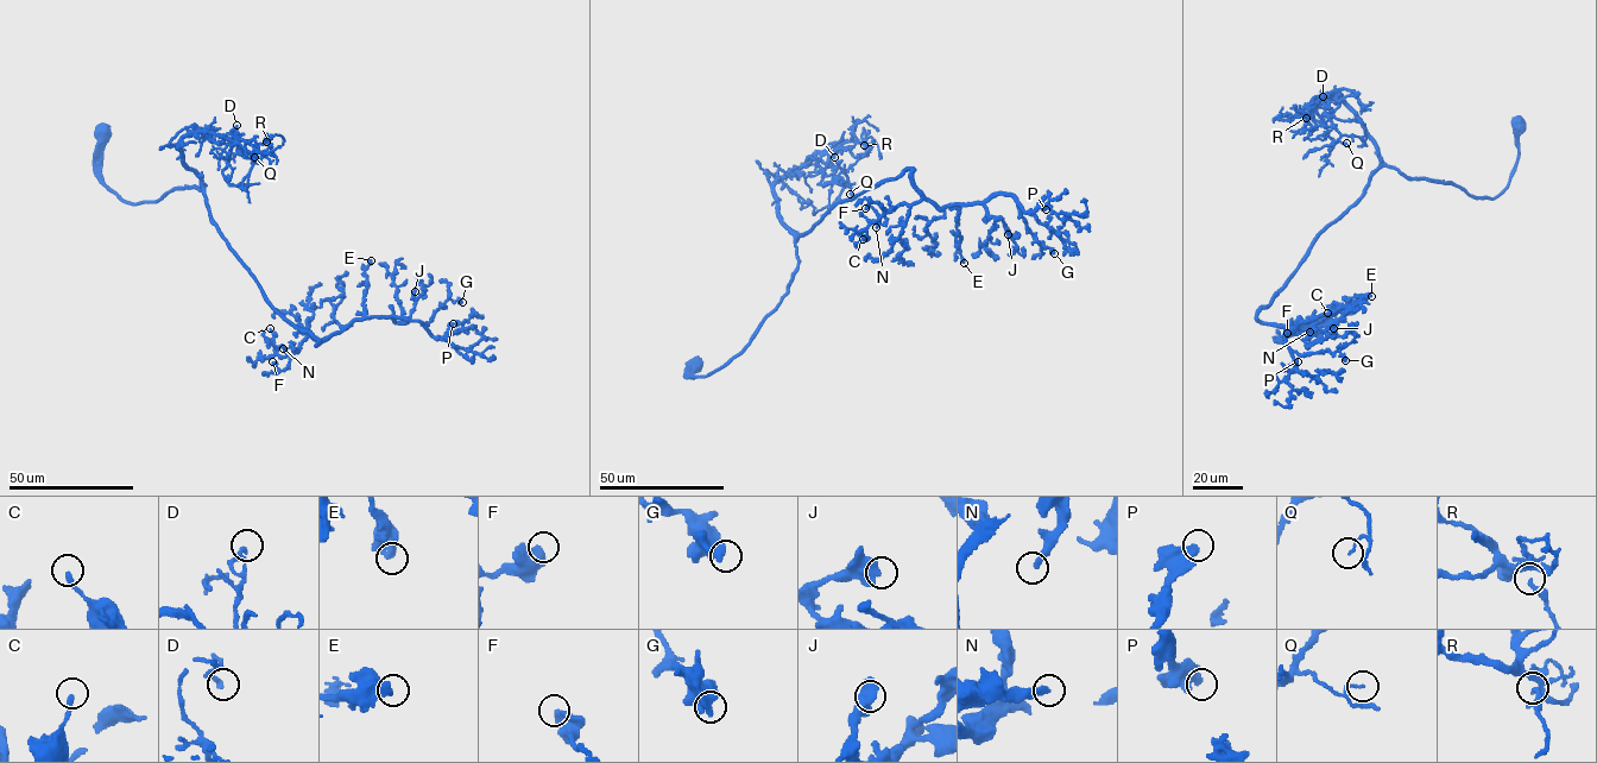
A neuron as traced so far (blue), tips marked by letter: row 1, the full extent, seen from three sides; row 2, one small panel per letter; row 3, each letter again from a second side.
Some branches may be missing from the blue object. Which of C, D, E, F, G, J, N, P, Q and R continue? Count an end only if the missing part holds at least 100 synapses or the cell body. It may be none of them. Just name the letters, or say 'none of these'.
none of these

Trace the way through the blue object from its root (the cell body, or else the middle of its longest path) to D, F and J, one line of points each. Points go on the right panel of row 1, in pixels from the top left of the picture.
D: (1519, 125), (1509, 183), (1493, 199), (1477, 199), (1387, 166), (1343, 98), (1317, 98), (1314, 107), (1323, 96)
F: (1519, 125), (1515, 170), (1491, 200), (1381, 165), (1256, 315), (1292, 322), (1293, 334), (1277, 341), (1287, 333)
J: (1519, 125), (1515, 170), (1491, 200), (1381, 165), (1256, 315), (1291, 329), (1298, 325), (1306, 346), (1333, 328)

